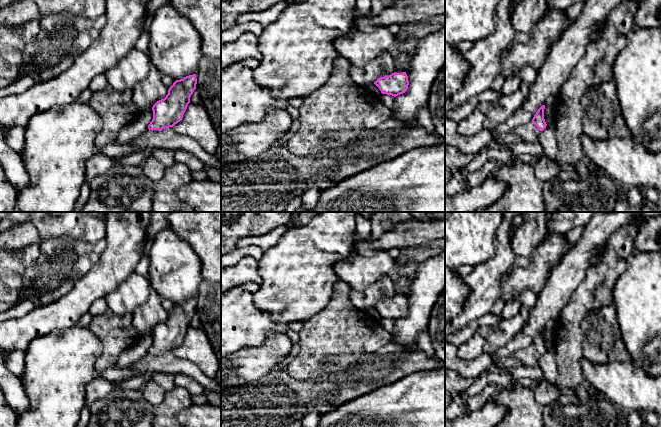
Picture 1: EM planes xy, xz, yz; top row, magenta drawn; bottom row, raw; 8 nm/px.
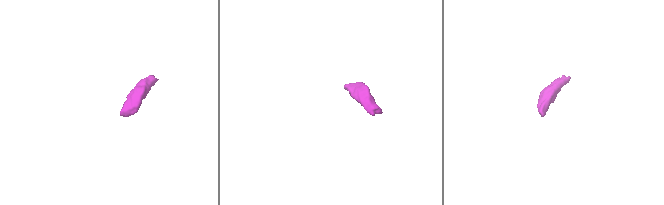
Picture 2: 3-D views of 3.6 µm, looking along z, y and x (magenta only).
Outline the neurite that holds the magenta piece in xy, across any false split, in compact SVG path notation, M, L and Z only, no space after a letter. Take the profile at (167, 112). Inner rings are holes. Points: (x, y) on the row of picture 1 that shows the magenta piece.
M196 74L176 80L169 88L166 97L153 105L153 119L148 129L162 130L180 122L196 89L196 84Z

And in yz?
M542 105L530 122L515 128L512 133L516 135L522 142L538 142L540 132L543 131L547 126L544 119L544 109L545 105Z

